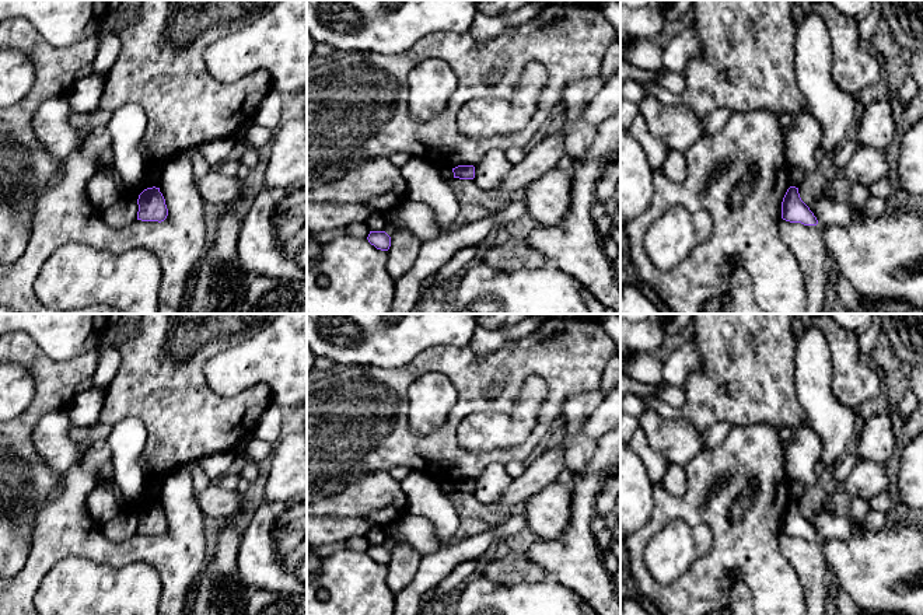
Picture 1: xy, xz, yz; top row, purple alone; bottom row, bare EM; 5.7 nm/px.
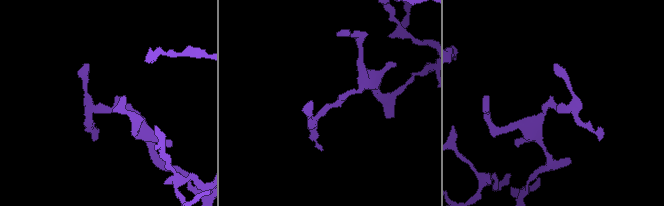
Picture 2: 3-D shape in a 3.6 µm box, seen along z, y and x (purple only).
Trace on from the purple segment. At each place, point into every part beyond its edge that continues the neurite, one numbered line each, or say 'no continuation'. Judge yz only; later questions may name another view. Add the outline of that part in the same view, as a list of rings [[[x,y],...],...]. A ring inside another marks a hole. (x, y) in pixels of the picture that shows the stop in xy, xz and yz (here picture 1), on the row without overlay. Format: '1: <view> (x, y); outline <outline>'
no continuation

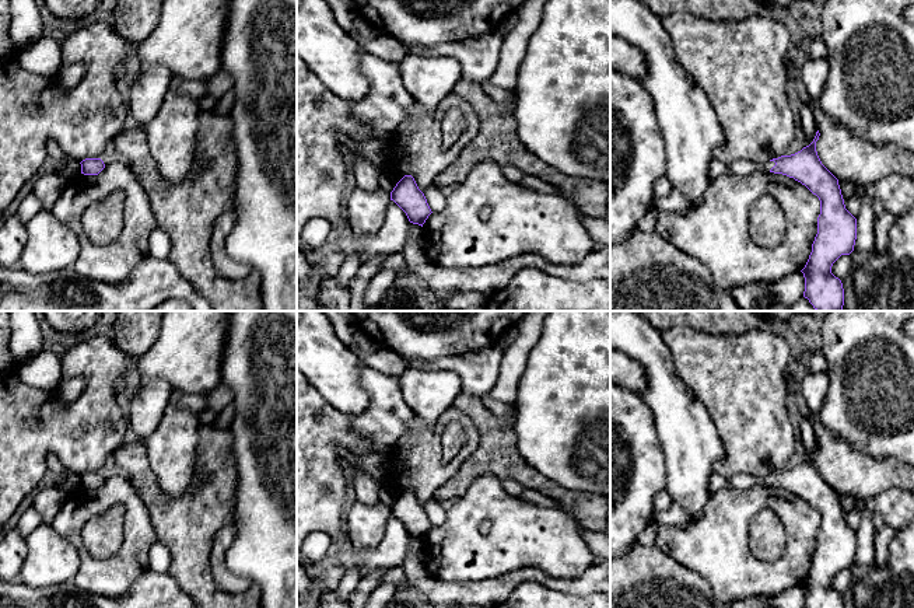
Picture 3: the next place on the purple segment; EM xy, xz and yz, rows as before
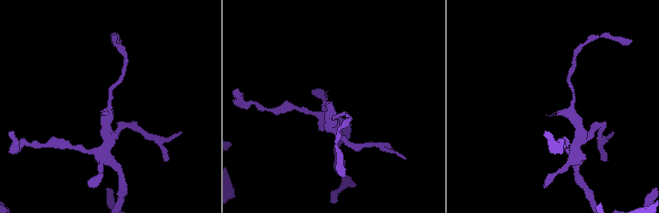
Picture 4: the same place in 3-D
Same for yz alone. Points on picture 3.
1: yz (741, 481); outline [[[736,474],[728,478],[728,483],[731,488],[745,489],[754,485],[770,485],[774,479],[774,475],[753,476],[746,474]]]

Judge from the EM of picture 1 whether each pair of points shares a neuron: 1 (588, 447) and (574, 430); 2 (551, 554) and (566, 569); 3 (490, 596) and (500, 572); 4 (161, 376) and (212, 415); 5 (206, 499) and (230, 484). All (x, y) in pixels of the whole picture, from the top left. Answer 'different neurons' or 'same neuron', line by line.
1: same neuron
2: same neuron
3: different neurons
4: same neuron
5: different neurons

